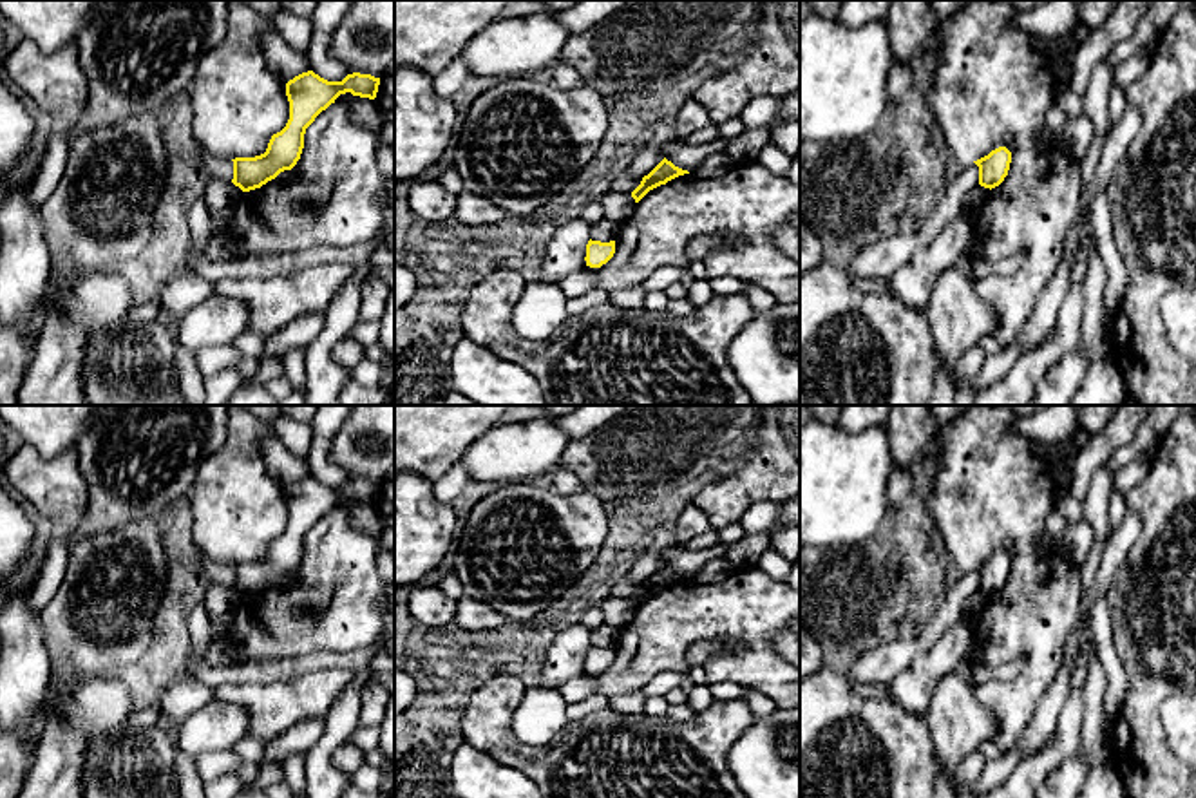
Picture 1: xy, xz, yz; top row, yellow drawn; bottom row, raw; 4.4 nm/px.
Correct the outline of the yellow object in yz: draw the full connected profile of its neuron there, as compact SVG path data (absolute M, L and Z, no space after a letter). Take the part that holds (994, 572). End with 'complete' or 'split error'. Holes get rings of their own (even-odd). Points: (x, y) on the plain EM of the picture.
M999 552L973 568L979 572L979 590L992 595L1008 581L1011 557L1006 552Z; complete

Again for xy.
M313 476L302 478L286 489L290 507L290 525L286 532L273 539L264 559L255 563L235 563L232 588L242 597L261 594L280 577L291 575L300 565L306 534L340 499L375 505L380 483L353 478L342 487L327 487Z; complete

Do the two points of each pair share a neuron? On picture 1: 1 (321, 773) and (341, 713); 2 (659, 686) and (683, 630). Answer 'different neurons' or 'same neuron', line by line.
1: same neuron
2: different neurons

